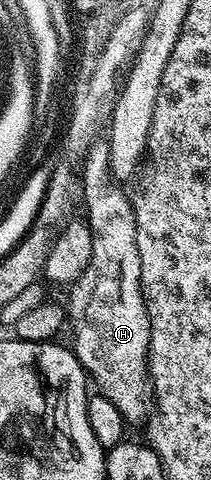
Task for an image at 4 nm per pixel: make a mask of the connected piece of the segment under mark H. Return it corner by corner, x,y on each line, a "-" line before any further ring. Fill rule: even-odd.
96,148
92,160
83,157
82,208
88,211
86,223
93,236
93,250
89,265
71,285
72,297
66,303
66,312
76,321
72,324
71,347
78,362
84,367
87,379
97,384
99,395
110,398
114,406
124,415
125,421
143,421
150,412
150,377
148,374
148,343
150,342
150,322
144,306
144,292
140,289
140,263
138,262
138,234
134,222
134,210
127,191
110,183
108,170
108,148

